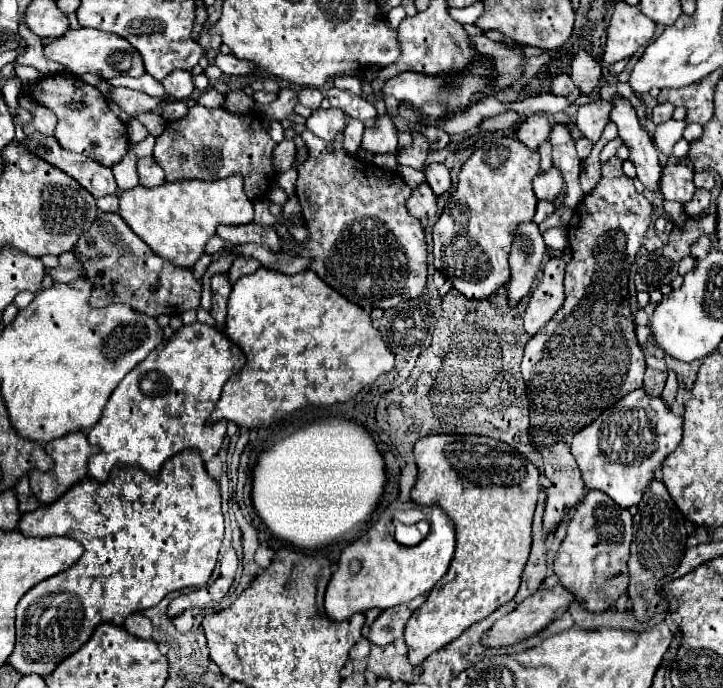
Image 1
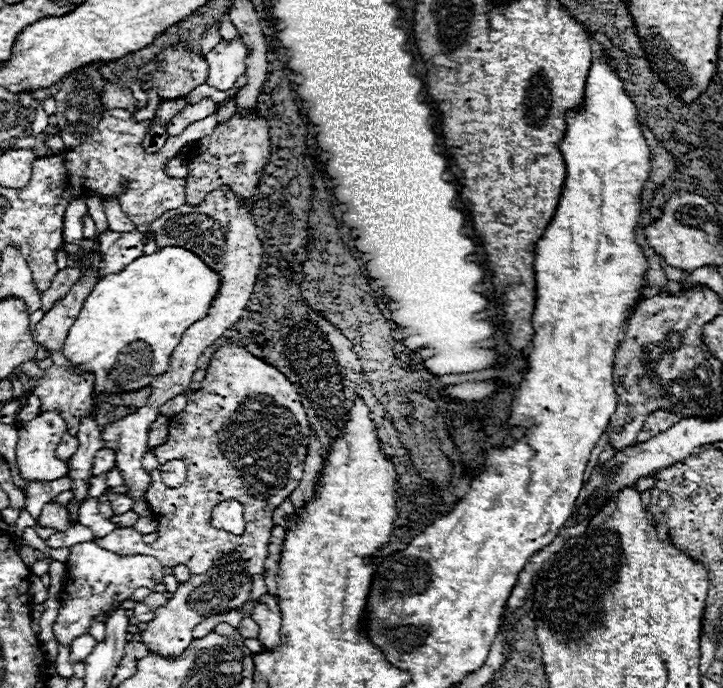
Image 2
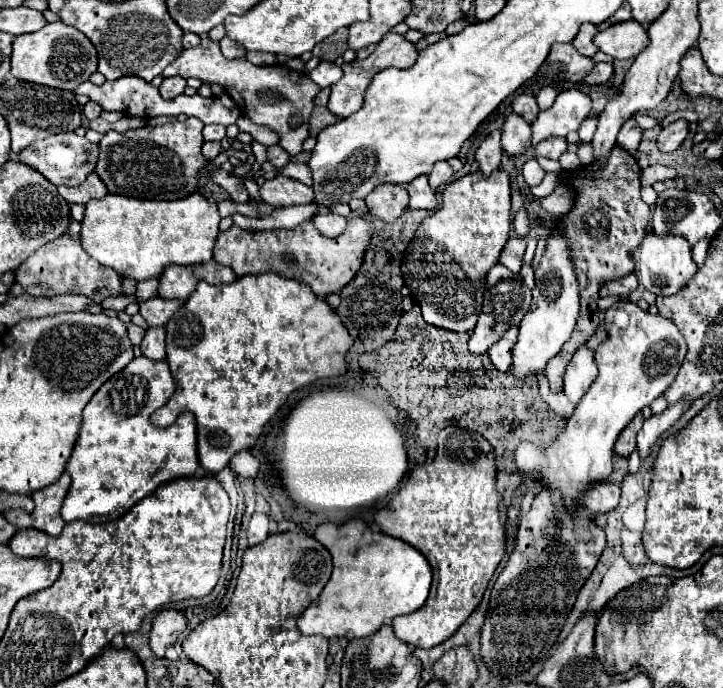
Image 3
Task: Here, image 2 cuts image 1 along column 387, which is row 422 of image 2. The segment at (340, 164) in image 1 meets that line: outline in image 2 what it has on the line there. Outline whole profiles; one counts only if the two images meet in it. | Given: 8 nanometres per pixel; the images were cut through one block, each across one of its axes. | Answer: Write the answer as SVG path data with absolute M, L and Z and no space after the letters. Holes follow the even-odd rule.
M226 342L210 358L206 378L202 380L202 388L188 396L188 406L180 414L170 418L168 430L170 430L168 440L162 446L154 448L156 460L160 464L164 464L168 460L178 458L186 464L188 476L180 488L168 488L162 482L160 470L150 472L152 484L146 492L146 500L158 520L158 528L156 528L158 540L156 542L142 544L142 546L120 546L120 532L116 532L116 530L104 538L96 538L90 528L86 528L82 524L74 524L66 532L52 534L46 540L46 544L50 548L70 548L72 544L80 544L80 540L96 540L96 544L100 544L100 548L108 548L110 552L116 552L116 554L150 554L150 556L156 556L162 566L184 564L190 568L192 574L200 574L200 572L206 572L208 568L212 568L212 564L216 560L216 552L226 554L226 552L236 550L246 560L248 574L262 574L264 560L268 554L266 546L268 546L270 530L274 526L272 512L300 484L304 460L306 460L306 444L302 444L302 442L308 442L310 424L308 424L304 406L300 402L300 394L294 390L294 384L280 370L276 370L274 366L266 364L264 360L252 356L246 348L238 346L236 342ZM226 498L234 498L234 500L242 502L242 506L244 506L246 530L242 536L222 532L210 524L212 508L216 506L218 500L226 500Z

